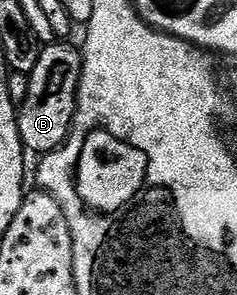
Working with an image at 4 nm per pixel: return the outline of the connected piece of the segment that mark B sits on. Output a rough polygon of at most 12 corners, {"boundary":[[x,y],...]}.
{"boundary":[[44,46],[18,104],[19,136],[36,156],[69,137],[83,52]]}

